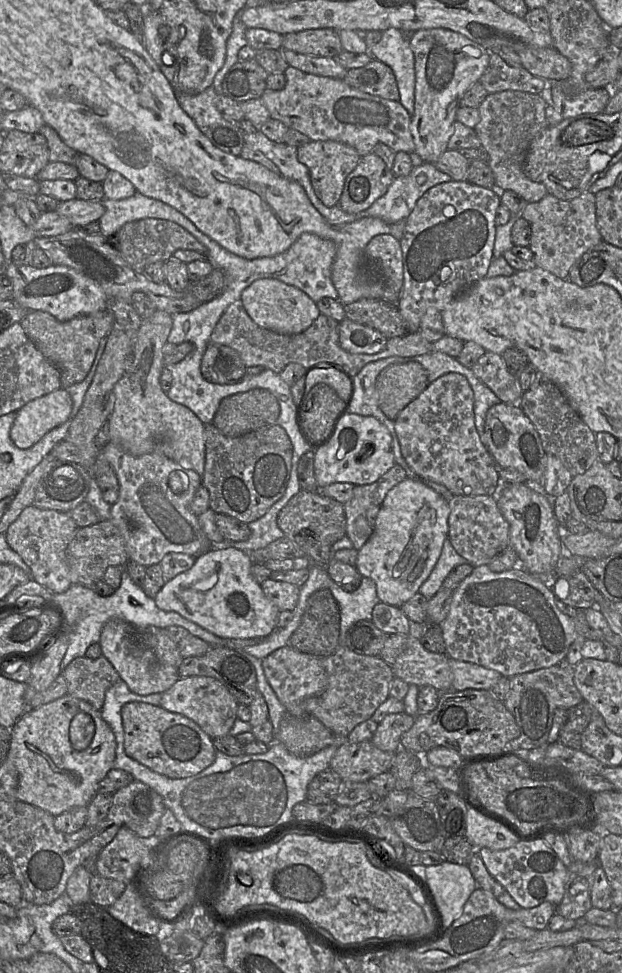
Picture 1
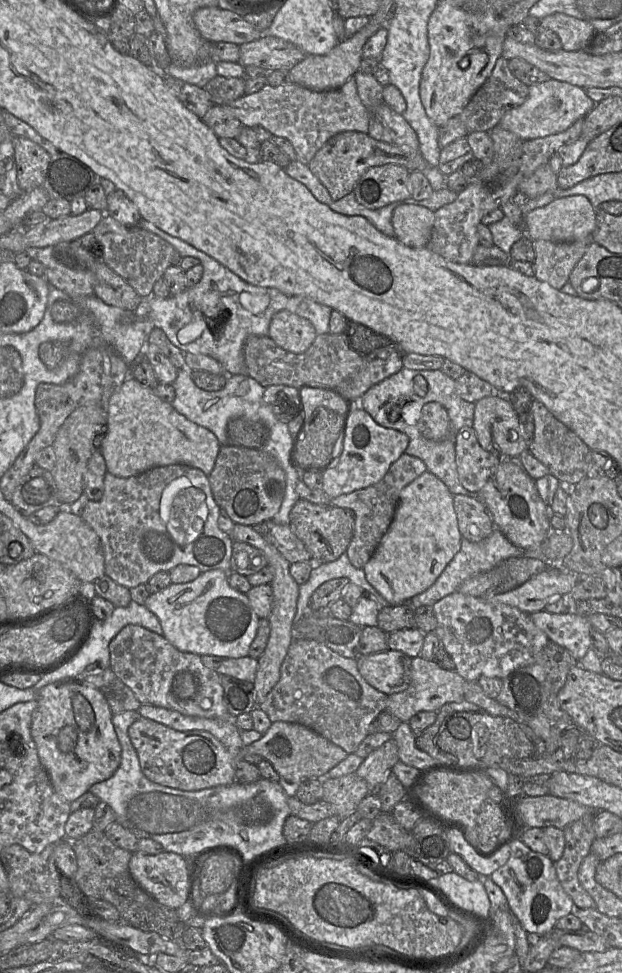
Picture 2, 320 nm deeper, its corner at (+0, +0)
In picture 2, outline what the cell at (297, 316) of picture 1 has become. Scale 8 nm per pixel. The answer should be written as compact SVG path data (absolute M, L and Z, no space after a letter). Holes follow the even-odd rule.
M281 310L271 318L268 337L284 350L303 353L316 336L315 328L308 319L288 310Z

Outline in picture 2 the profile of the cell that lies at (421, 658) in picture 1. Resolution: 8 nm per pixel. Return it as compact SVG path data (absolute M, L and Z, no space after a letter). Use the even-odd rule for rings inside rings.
M391 649L356 658L358 671L364 680L386 695L402 692L409 686L411 661L406 654Z

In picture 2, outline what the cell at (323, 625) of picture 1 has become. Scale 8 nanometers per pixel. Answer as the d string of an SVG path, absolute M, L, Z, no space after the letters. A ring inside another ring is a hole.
M299 499L290 511L289 526L311 555L312 562L328 563L346 553L354 533L354 516L349 509Z

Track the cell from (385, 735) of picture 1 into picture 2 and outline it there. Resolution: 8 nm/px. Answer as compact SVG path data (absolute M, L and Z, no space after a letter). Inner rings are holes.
M389 739L383 745L373 750L356 770L356 774L364 779L375 791L399 761L398 747L394 739Z

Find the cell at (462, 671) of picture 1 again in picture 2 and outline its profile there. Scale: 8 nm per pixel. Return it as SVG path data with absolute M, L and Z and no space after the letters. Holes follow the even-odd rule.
M420 656L412 658L409 686L402 692L388 695L385 711L398 718L400 722L408 722L422 711L437 712L444 704L464 700L465 682L455 670L443 669L434 660L428 661Z

